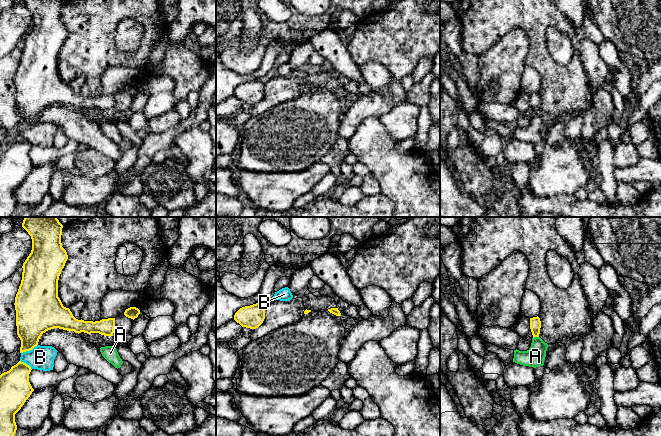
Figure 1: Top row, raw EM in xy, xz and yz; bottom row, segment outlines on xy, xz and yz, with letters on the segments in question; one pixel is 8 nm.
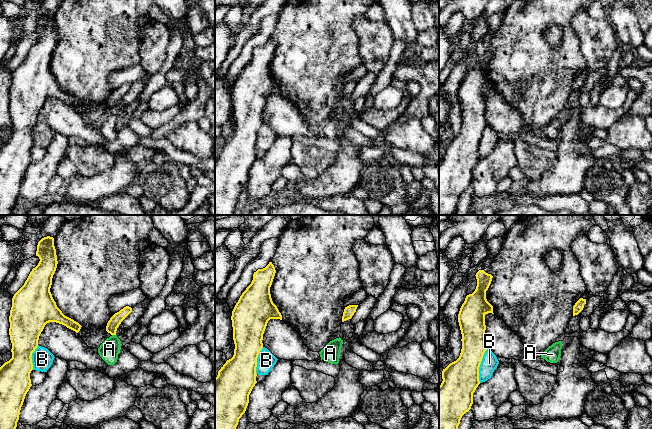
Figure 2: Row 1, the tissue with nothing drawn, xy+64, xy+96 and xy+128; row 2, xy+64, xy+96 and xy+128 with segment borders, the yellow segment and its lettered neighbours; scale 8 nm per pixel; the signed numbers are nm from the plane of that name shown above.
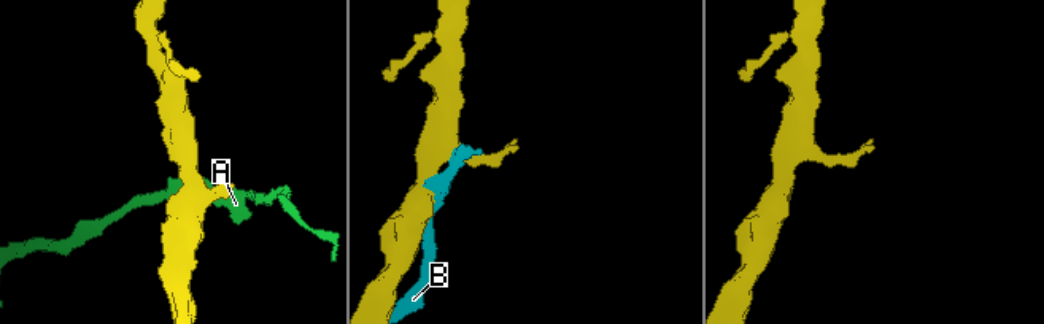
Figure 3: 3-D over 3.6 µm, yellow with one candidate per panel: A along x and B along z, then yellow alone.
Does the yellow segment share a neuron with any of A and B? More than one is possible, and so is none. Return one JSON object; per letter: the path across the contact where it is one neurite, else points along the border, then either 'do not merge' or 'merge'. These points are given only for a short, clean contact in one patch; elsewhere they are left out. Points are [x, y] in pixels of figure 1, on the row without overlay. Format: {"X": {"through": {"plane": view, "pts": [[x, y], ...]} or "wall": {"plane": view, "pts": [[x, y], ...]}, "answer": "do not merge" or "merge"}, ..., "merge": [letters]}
{"A": {"wall": {"plane": "yz", "pts": [[538, 112], [533, 114]]}, "answer": "do not merge"}, "B": {"answer": "do not merge"}, "merge": []}

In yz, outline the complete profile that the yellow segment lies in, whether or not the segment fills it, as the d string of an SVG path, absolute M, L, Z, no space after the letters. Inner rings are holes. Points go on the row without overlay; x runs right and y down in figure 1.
M538 92L530 94L530 105L531 105L533 114L534 113L539 113L540 104L541 104L540 94Z

